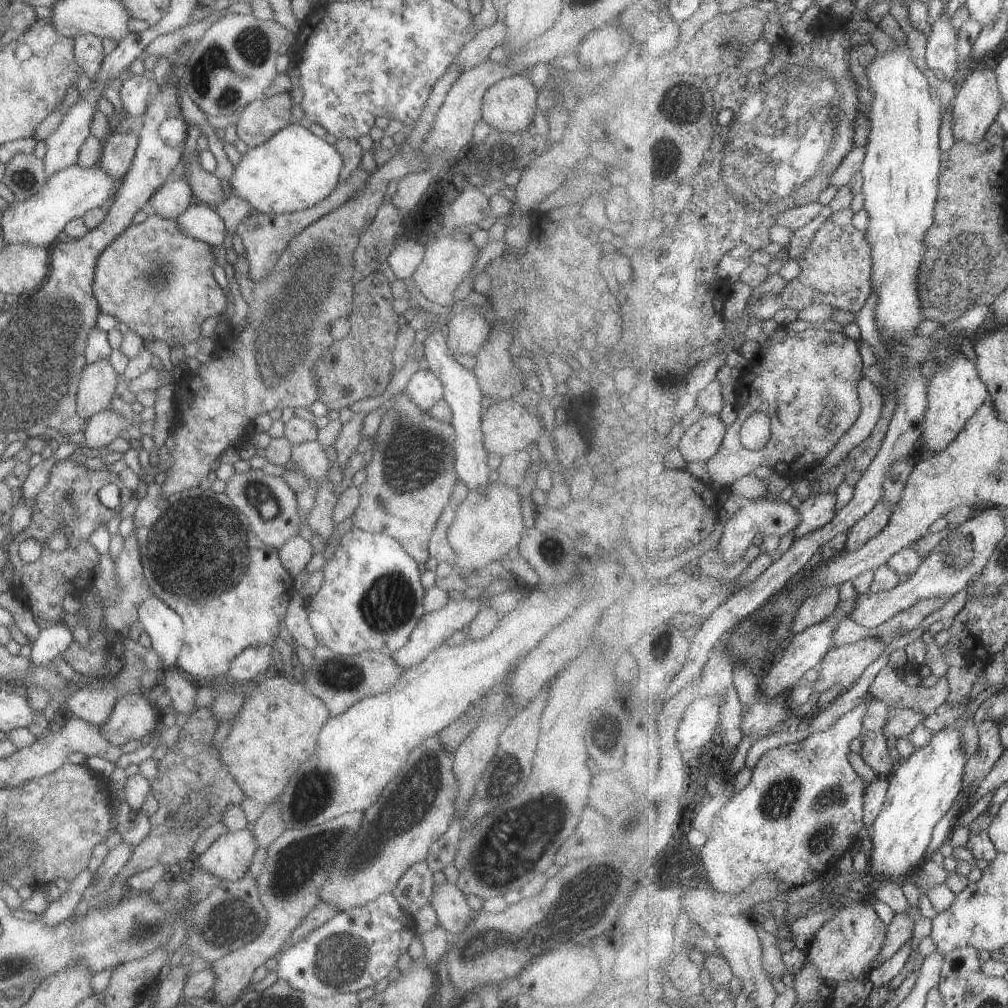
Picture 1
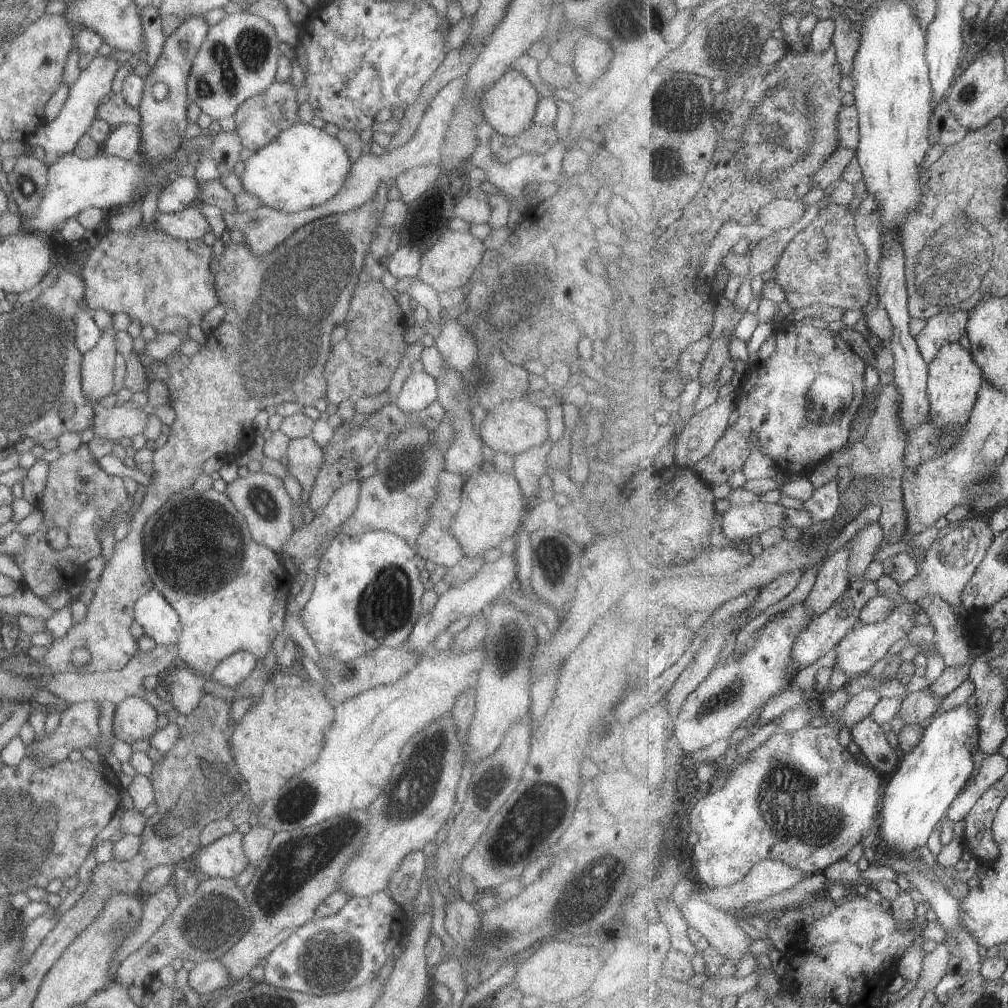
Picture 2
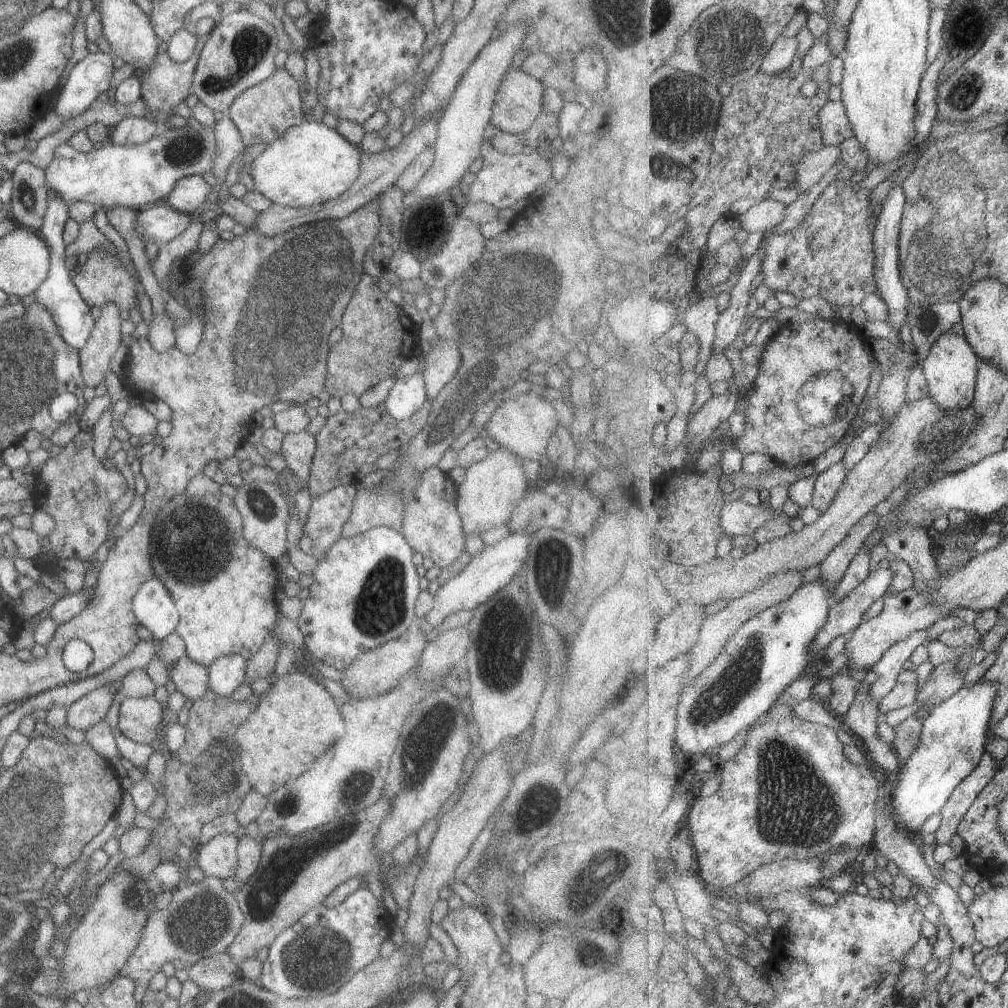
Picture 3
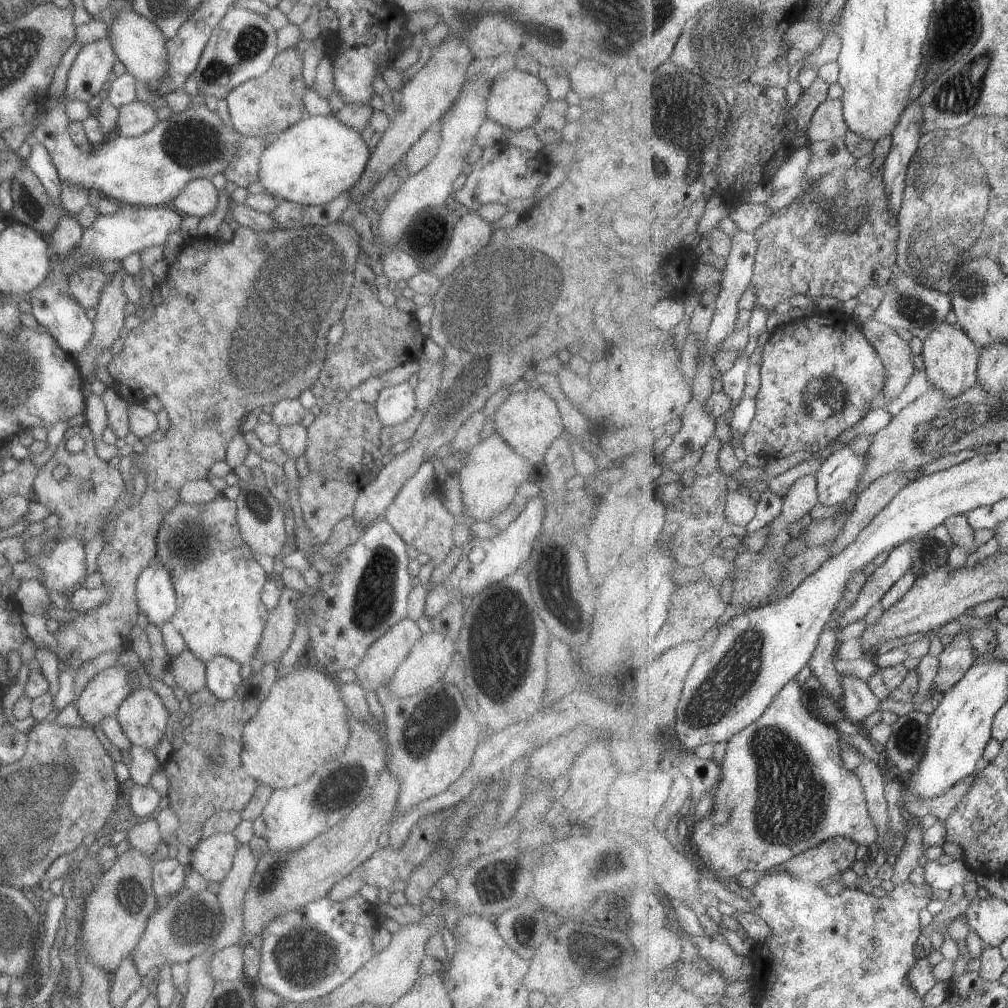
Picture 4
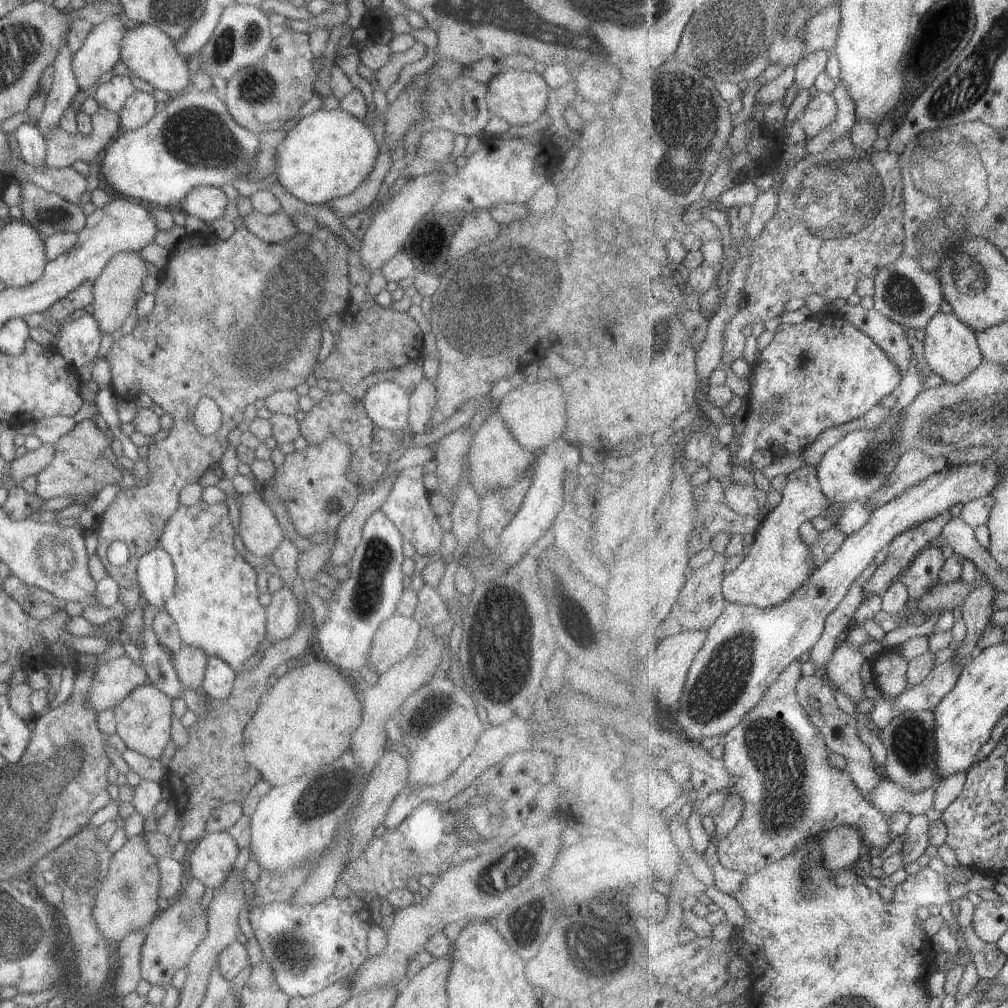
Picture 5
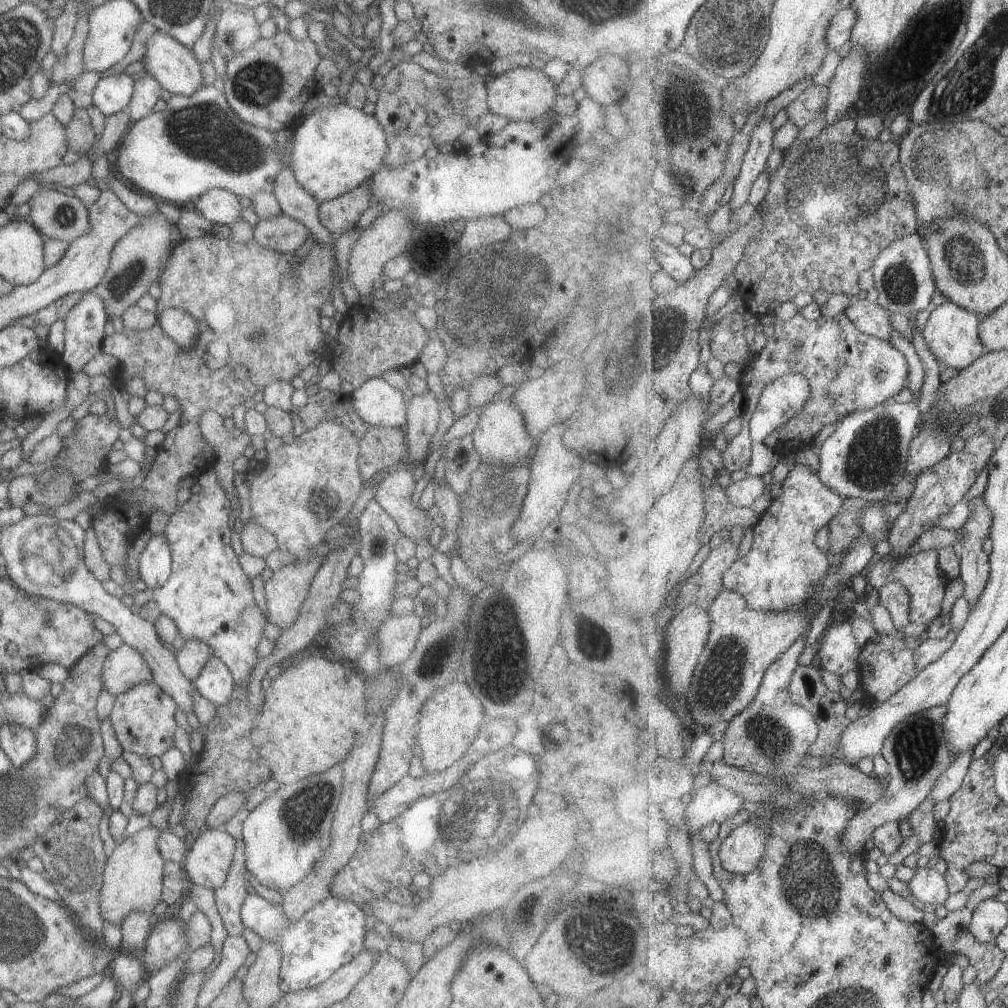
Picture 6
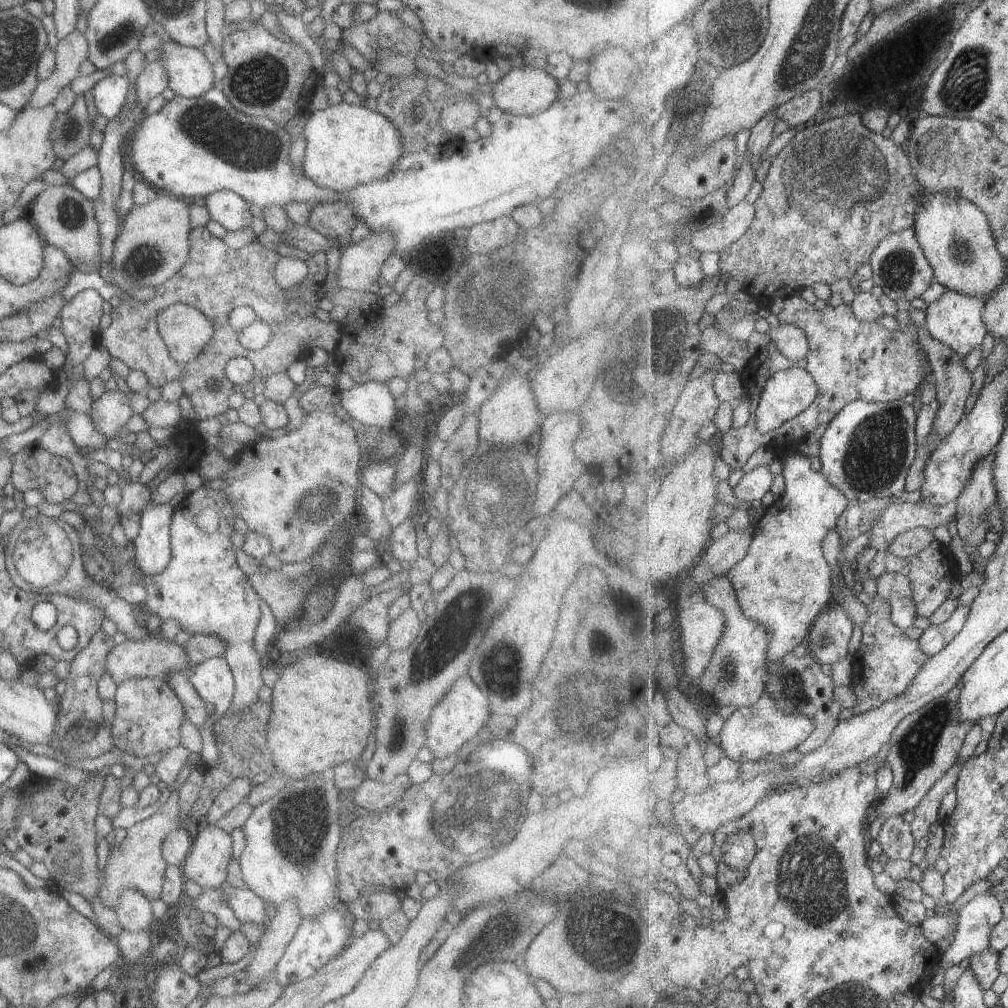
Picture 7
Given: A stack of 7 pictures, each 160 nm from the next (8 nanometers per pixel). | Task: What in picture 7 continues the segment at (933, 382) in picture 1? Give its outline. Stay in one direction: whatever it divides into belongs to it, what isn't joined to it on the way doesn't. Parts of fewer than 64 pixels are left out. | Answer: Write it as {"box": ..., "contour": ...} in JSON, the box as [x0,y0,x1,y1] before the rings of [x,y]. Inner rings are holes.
{"box":[925,288,989,358],"contour":[[[945,288],[945,292],[926,309],[925,326],[928,332],[938,342],[947,344],[953,348],[958,358],[967,358],[975,348],[981,347],[989,328],[985,324],[984,312],[987,298],[976,298],[975,296],[965,296],[961,292]]]}

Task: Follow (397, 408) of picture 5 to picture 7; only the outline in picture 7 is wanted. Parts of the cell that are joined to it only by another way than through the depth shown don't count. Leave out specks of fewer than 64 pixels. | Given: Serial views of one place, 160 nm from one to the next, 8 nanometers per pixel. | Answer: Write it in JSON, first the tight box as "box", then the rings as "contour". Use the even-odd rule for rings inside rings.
{"box":[337,382,402,429],"contour":[[[365,382],[365,384],[352,385],[351,388],[338,391],[338,408],[337,411],[345,418],[351,418],[361,423],[376,427],[377,429],[392,428],[396,426],[398,416],[402,414],[396,411],[393,404],[394,397],[389,394],[385,383]]]}

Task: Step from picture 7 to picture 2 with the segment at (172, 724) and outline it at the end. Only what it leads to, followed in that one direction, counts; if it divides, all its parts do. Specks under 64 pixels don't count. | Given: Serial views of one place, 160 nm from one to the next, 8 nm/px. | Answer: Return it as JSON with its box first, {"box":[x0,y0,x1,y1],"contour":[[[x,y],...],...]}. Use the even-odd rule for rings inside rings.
{"box":[112,697,158,743],"contour":[[[125,697],[114,708],[112,736],[115,741],[132,743],[148,739],[158,728],[157,713],[146,700]]]}

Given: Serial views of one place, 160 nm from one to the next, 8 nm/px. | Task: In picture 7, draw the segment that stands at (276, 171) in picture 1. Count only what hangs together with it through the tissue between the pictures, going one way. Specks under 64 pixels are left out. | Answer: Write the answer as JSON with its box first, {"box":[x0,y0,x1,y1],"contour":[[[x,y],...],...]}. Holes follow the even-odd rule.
{"box":[301,101,408,191],"contour":[[[342,101],[313,111],[306,118],[301,136],[305,140],[301,173],[315,186],[333,191],[385,178],[404,154],[402,145],[408,138],[404,130],[397,130],[383,114],[367,110],[362,104],[355,106]]]}

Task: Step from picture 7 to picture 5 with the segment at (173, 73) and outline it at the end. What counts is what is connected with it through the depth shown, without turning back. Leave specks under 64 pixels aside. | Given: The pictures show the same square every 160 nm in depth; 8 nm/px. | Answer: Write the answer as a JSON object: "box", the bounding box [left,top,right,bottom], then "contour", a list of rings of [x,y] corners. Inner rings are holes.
{"box":[119,23,190,94],"contour":[[[139,23],[133,28],[127,28],[121,46],[119,60],[127,67],[132,76],[140,78],[151,85],[153,89],[161,90],[168,94],[179,94],[189,87],[190,73],[187,68],[187,60],[183,59],[177,50],[173,40],[169,39],[159,28]]]}

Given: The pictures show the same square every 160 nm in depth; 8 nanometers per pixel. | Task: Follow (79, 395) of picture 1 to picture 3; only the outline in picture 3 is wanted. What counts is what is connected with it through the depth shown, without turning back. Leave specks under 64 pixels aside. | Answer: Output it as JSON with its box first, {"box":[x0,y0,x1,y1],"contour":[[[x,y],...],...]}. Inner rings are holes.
{"box":[78,303,121,388],"contour":[[[115,303],[100,306],[100,315],[94,320],[89,338],[78,349],[78,363],[84,386],[95,388],[103,384],[113,351],[121,343],[119,333],[120,308]]]}

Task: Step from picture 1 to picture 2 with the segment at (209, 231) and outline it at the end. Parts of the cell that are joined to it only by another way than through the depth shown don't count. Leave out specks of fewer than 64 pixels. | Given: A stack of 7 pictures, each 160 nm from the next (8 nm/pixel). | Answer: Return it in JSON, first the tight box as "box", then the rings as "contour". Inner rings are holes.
{"box":[151,207,210,239],"contour":[[[185,207],[174,213],[155,212],[151,223],[157,230],[174,239],[201,239],[210,226],[198,207]]]}

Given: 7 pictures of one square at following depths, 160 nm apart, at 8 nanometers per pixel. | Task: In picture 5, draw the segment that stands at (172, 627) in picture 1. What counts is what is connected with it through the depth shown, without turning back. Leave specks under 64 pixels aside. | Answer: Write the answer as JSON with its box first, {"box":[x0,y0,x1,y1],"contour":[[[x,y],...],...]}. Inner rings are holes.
{"box":[136,546,174,608],"contour":[[[153,546],[137,560],[136,582],[142,601],[152,608],[162,608],[174,588],[172,561],[163,548]]]}

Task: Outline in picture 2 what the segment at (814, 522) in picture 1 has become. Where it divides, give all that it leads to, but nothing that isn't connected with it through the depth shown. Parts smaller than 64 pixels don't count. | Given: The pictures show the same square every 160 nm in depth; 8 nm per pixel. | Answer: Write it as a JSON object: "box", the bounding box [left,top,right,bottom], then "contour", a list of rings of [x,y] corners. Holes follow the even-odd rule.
{"box":[804,477,843,523],"contour":[[[835,477],[816,490],[813,497],[804,503],[804,509],[812,515],[815,523],[821,523],[837,518],[843,504],[838,478]]]}

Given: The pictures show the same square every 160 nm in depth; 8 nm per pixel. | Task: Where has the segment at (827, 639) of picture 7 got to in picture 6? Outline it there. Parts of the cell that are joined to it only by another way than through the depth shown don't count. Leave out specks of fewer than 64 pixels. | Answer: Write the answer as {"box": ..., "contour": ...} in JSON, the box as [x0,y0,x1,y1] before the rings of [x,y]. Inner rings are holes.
{"box":[816,621,861,677],"contour":[[[829,621],[824,640],[818,647],[816,662],[820,669],[843,677],[847,672],[857,671],[861,648],[850,621]]]}

